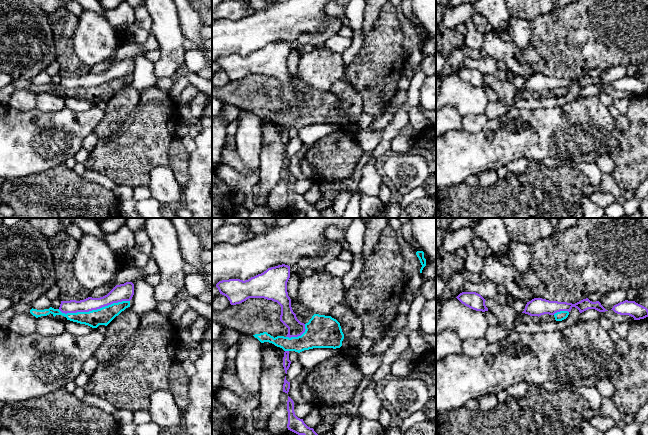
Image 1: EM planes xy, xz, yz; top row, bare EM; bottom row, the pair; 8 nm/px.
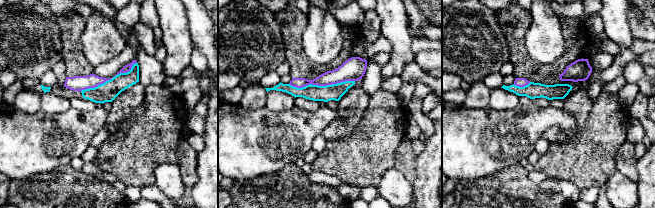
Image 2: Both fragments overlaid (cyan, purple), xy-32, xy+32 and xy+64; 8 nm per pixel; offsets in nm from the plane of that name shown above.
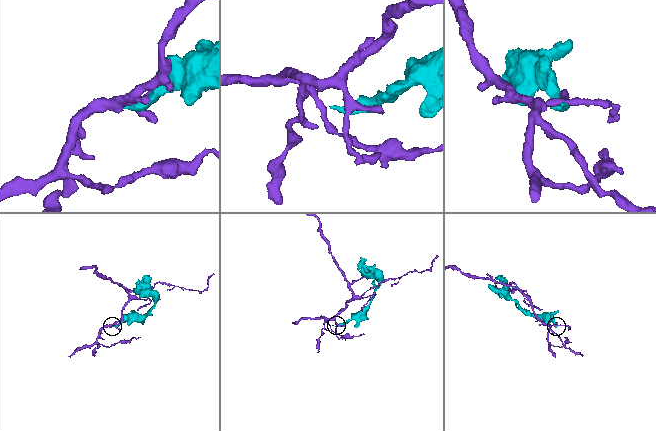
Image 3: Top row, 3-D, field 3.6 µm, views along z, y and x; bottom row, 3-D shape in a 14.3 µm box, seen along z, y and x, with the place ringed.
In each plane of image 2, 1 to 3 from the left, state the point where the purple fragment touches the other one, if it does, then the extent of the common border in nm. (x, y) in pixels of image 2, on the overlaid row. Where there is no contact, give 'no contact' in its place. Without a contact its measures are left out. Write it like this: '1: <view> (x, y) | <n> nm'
1: xy-32 (109, 80) | 500 nm
2: xy+32 (321, 86) | 550 nm
3: xy+64 (521, 87) | 140 nm

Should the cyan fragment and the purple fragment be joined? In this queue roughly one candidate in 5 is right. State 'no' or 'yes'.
no

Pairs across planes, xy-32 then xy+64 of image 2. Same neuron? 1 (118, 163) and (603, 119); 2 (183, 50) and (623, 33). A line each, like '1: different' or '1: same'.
1: same
2: same

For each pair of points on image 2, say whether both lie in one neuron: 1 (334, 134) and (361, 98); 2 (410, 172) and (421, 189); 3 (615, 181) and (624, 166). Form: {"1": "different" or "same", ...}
{"1": "same", "2": "different", "3": "different"}

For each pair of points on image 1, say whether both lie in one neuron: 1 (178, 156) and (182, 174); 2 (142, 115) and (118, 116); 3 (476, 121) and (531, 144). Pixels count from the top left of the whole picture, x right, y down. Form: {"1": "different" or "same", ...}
{"1": "same", "2": "different", "3": "different"}

